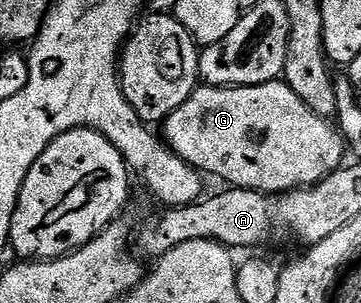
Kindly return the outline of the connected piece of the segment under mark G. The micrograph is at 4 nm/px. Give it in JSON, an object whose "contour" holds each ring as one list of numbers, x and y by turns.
{"contour":[[283,80,256,86,200,85,189,100,177,108,177,112,165,119,161,134,172,152,181,156,181,160,185,160,194,170,224,178,228,187,260,190,263,194,286,194,289,190,312,186,345,162,342,133,328,119,311,111]]}

